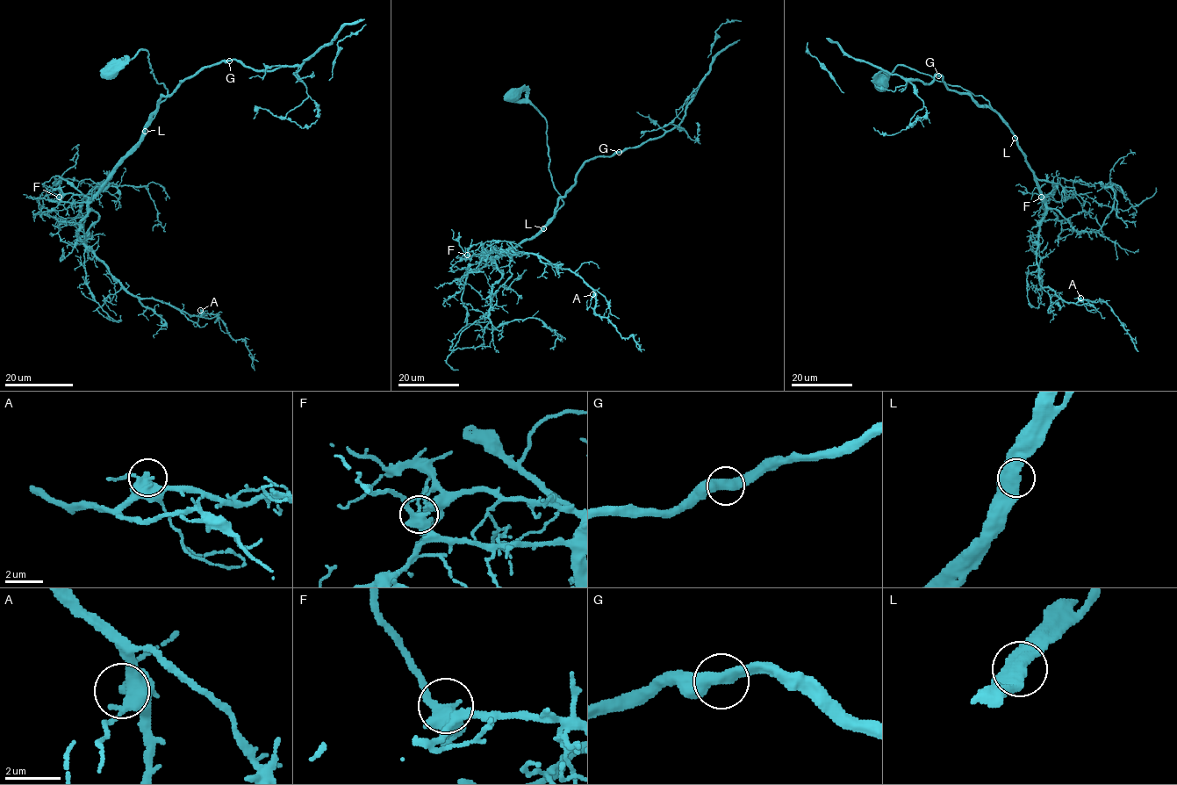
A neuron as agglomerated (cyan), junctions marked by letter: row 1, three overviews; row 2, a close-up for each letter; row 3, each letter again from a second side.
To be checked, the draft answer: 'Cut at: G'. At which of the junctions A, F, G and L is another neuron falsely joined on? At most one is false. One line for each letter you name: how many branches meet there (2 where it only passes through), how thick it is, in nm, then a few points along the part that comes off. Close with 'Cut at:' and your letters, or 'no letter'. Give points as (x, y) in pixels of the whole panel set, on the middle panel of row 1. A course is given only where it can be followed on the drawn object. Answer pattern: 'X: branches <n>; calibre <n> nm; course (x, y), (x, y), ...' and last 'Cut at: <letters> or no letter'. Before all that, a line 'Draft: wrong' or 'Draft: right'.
Draft: wrong
Cut at: no letter

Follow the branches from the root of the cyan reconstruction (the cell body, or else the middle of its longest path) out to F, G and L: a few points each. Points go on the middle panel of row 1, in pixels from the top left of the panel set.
F: (513, 95), (529, 101), (546, 120), (549, 171), (563, 205), (537, 234), (510, 250), (491, 258), (467, 255)
G: (513, 95), (529, 101), (546, 120), (549, 171), (563, 202), (557, 210), (558, 199), (586, 162), (619, 152)
L: (513, 95), (519, 100), (529, 101), (547, 123), (549, 171), (563, 205), (543, 228)

